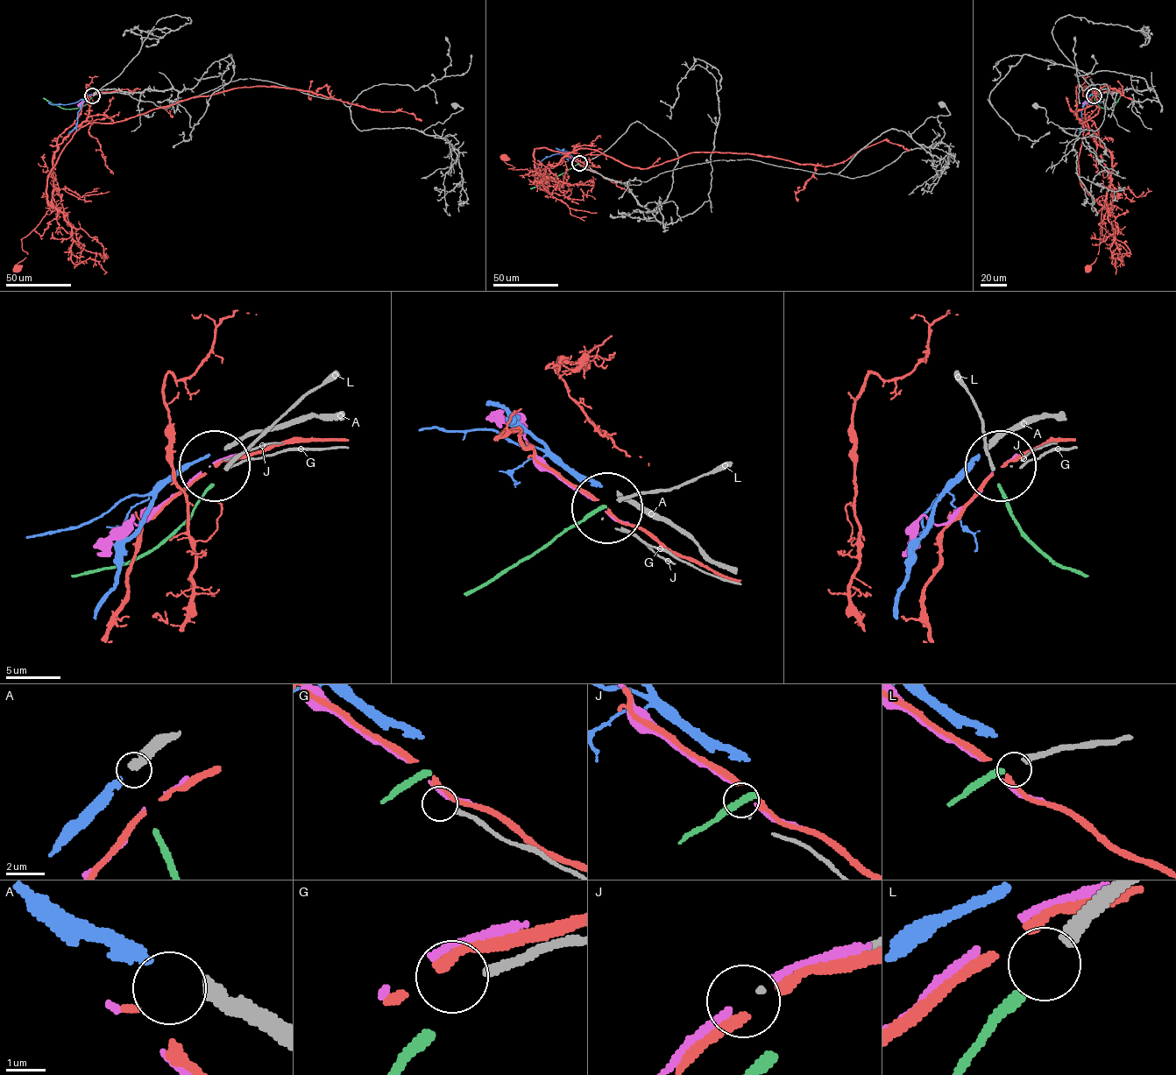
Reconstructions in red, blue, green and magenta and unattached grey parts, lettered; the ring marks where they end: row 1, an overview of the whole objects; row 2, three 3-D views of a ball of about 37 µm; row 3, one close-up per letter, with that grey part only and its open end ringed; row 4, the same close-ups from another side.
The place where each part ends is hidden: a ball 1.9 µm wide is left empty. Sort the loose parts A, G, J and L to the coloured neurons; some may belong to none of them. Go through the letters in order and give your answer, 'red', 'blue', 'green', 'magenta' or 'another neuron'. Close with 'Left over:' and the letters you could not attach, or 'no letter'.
A: blue
G: another neuron
J: another neuron
L: green
Left over: G, J

